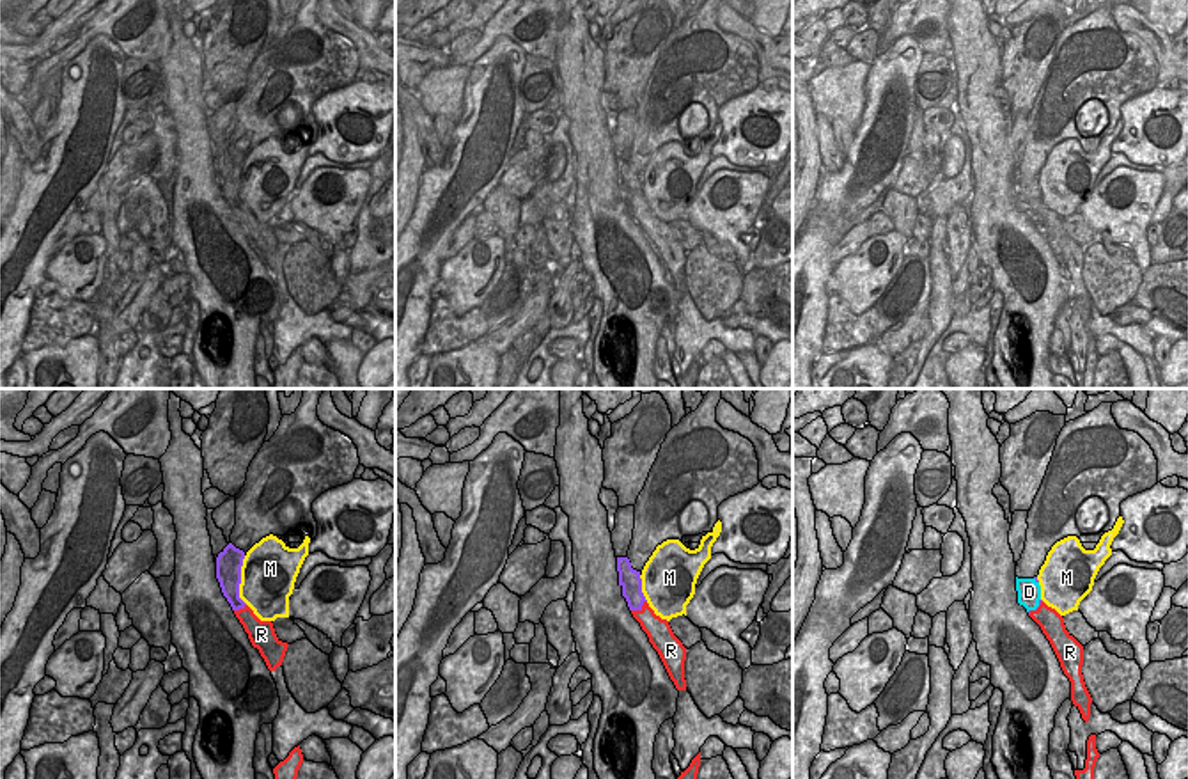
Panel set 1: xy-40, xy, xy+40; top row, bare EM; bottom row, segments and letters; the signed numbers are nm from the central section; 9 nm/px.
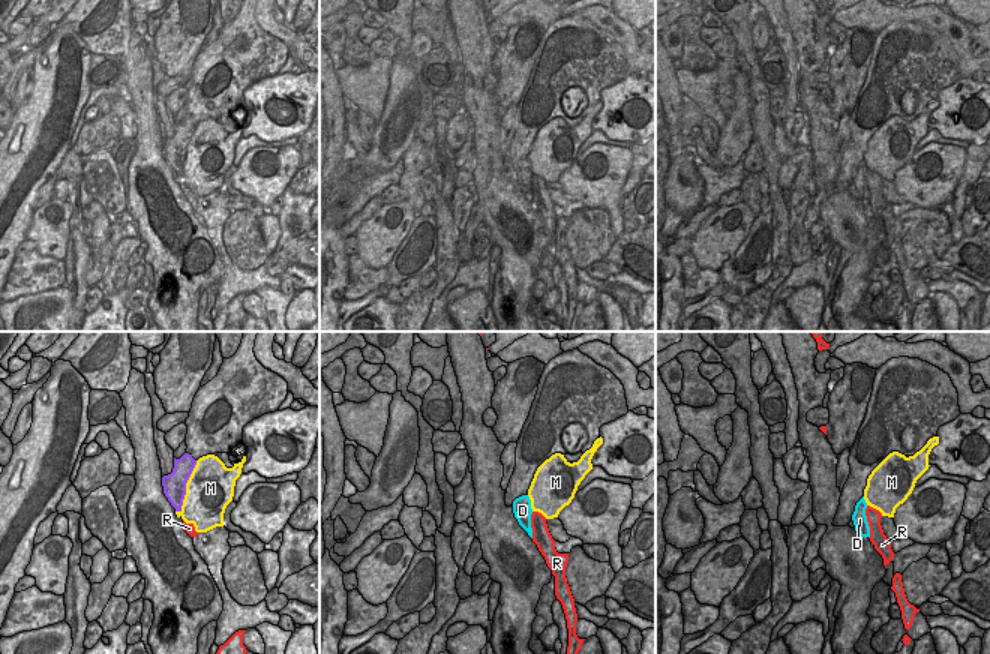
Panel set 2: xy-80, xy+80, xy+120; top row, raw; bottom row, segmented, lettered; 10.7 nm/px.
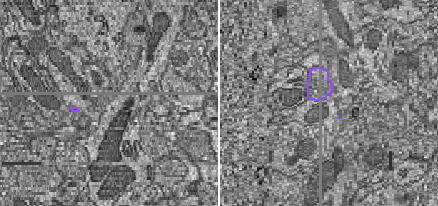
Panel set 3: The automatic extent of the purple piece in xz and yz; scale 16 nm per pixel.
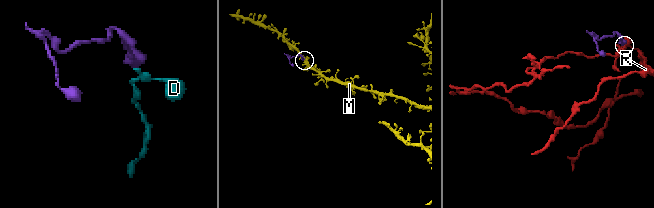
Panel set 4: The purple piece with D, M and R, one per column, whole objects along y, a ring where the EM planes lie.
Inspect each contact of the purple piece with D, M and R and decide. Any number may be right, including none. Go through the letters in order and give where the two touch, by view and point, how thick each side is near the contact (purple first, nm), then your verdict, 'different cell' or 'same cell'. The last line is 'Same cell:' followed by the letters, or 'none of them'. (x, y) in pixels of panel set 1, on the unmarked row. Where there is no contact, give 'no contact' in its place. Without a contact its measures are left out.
D: xy+40 (1036, 183) | 30/220 nm | same cell
M: xy-40 (240, 183) | 240/480 nm | different cell
R: xy (639, 212) | 190/220 nm | different cell
Same cell: D

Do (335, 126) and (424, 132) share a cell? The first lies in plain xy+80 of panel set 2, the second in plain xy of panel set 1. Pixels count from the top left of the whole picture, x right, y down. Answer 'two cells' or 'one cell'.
two cells

